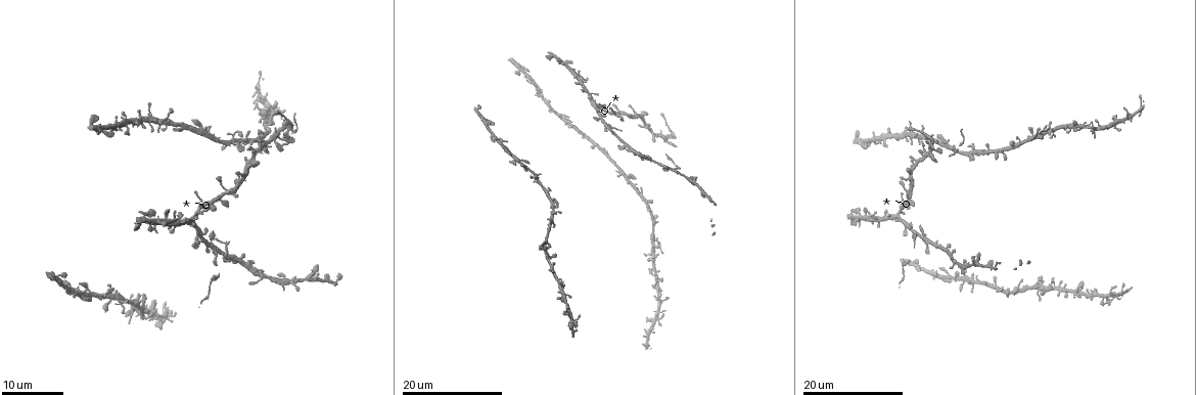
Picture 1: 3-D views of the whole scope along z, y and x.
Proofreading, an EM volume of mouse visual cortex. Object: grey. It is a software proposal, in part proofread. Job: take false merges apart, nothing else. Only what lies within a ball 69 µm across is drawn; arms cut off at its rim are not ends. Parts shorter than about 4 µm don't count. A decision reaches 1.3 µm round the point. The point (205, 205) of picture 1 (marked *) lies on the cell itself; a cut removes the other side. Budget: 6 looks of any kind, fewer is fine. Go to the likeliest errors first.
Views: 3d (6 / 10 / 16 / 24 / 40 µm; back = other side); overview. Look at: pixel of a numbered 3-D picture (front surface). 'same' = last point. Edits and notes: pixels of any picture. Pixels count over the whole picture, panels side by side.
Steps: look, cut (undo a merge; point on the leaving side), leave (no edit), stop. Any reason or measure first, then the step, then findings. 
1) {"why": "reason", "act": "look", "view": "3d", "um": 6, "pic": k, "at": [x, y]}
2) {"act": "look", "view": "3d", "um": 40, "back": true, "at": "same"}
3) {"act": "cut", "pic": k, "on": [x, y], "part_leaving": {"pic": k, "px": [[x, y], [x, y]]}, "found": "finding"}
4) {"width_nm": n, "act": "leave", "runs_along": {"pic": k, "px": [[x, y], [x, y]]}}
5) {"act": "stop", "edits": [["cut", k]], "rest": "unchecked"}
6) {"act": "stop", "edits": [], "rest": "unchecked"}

{"why": "small branch off a trunk", "act": "look", "view": "3d", "um": 24, "pic": 1, "at": [212, 238]}

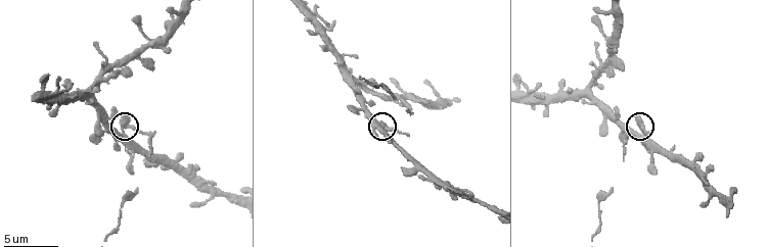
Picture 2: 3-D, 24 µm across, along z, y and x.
{"act": "look", "view": "3d", "um": 6, "pic": 2, "at": [125, 127]}

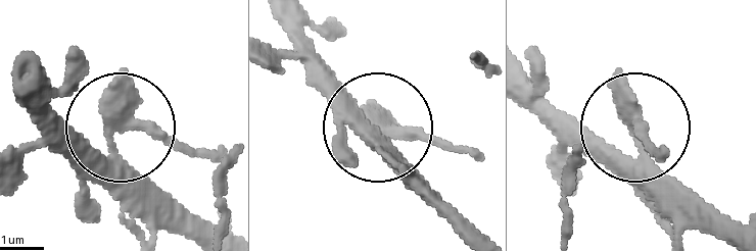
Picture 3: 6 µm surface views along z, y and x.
{"width_nm": 340, "act": "leave", "found": "continuous, no second cell"}

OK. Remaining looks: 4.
{"why": "four-way junction", "act": "look", "view": "3d", "um": 16, "pic": 1, "at": [231, 140]}

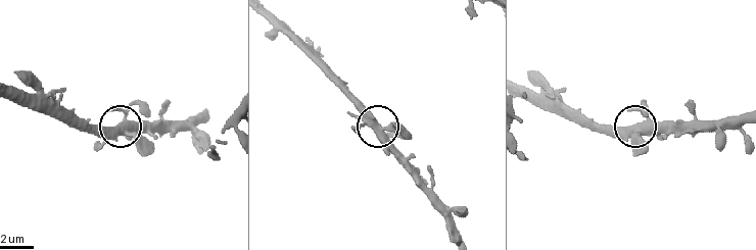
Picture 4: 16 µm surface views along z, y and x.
{"act": "look", "view": "3d", "um": 6, "pic": 4, "at": [638, 124]}

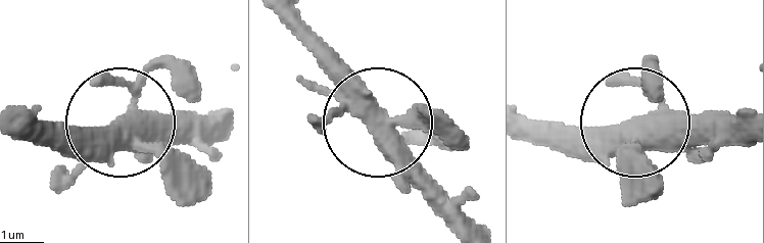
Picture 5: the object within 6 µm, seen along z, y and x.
{"side_arm_um": 36, "act": "leave", "found": "one cell here"}

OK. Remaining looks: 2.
{"why": "two arms in line, one across", "act": "look", "view": "3d", "um": 16, "pic": 1, "at": [649, 132]}

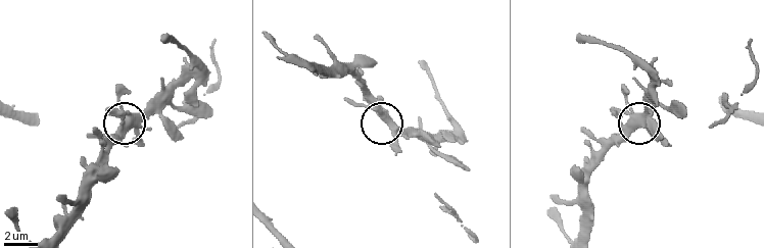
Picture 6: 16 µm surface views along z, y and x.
{"why": "closer look", "act": "look", "view": "3d", "um": 6, "pic": 6, "at": [386, 117]}

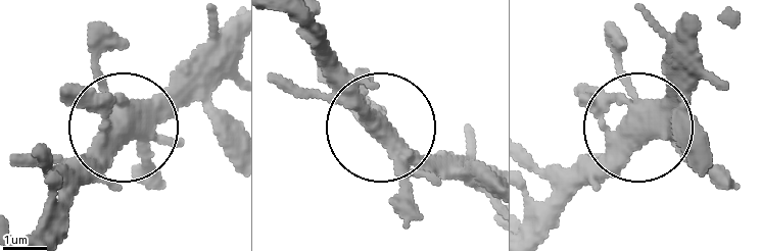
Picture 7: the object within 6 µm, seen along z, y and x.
{"act": "leave", "runs_along": {"pic": 7, "px": [[533, 234], [643, 128], [665, 132], [716, 176]]}, "found": "all the same cell"}

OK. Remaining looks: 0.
{"act": "stop", "edits": [], "rest": "unchecked"}

